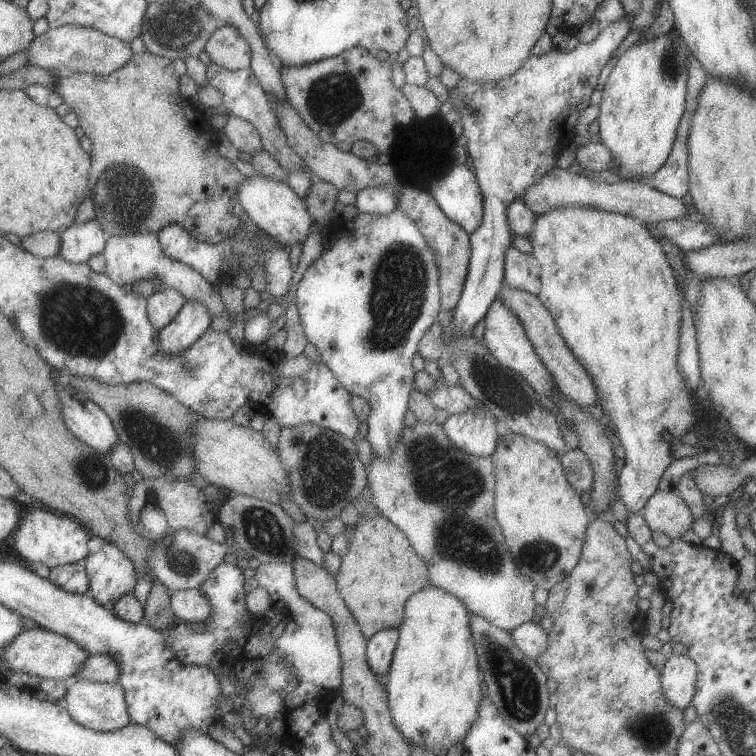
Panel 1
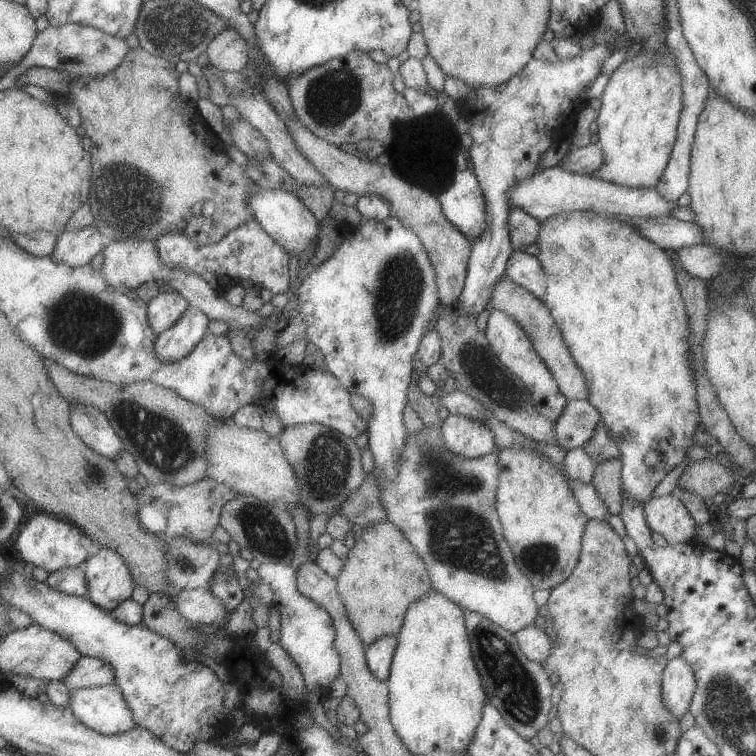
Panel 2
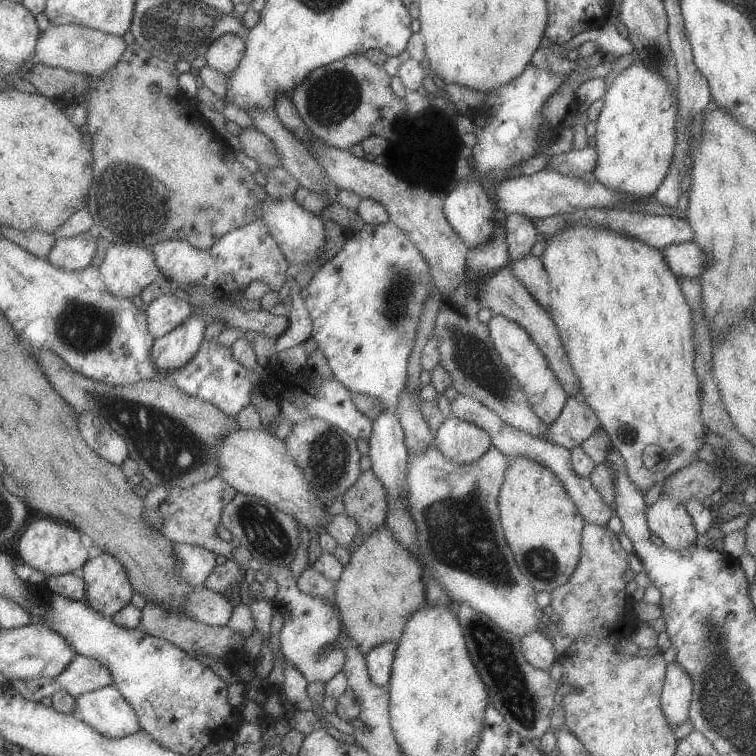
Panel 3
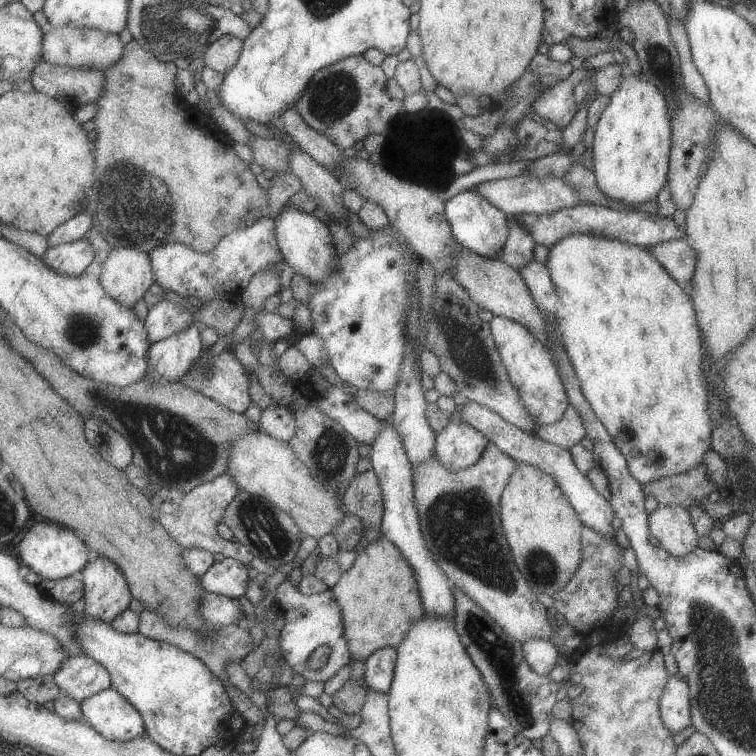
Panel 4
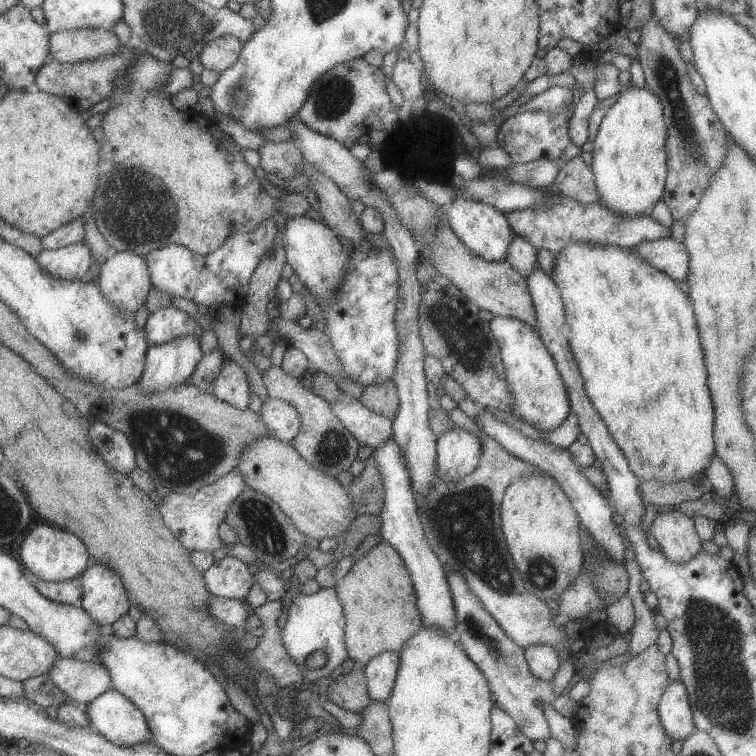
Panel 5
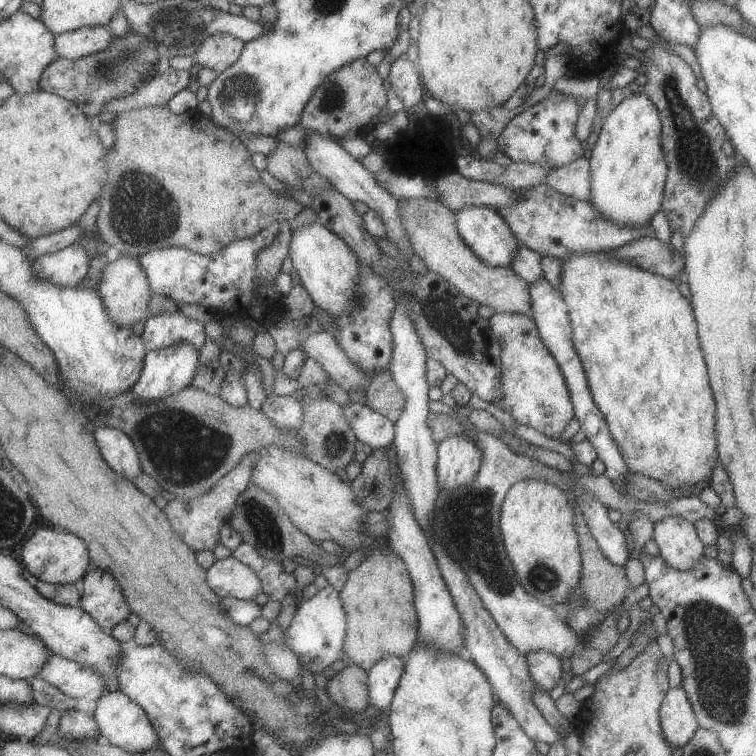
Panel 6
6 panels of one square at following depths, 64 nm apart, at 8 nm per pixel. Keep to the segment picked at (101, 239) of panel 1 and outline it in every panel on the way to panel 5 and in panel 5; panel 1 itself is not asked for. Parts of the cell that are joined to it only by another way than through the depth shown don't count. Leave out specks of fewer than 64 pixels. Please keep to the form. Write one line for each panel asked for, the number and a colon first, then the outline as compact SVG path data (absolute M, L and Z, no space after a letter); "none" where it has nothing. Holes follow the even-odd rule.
2: M85 226L71 232L65 230L57 238L55 250L51 252L51 260L77 268L89 264L97 252L103 252L105 244L107 240L99 234L95 226Z
3: M85 232L75 238L55 240L55 246L47 254L47 262L55 268L67 270L67 272L81 272L89 266L91 258L97 250L97 236L95 232Z
4: M83 236L81 240L61 244L57 248L47 248L47 252L43 252L41 256L41 262L45 262L45 266L53 272L77 278L93 262L93 250Z
5: M81 242L59 250L41 250L35 256L35 262L51 278L71 282L79 280L89 270L89 266L93 264L93 254L91 248L85 242Z

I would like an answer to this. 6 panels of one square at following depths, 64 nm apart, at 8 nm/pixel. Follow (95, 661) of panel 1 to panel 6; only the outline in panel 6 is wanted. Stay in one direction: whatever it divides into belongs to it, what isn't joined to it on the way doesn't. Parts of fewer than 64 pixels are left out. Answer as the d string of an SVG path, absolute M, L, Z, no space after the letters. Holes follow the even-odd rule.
M53 654L45 662L45 666L41 666L35 678L53 684L65 696L75 700L87 700L95 704L105 694L105 682L99 672Z

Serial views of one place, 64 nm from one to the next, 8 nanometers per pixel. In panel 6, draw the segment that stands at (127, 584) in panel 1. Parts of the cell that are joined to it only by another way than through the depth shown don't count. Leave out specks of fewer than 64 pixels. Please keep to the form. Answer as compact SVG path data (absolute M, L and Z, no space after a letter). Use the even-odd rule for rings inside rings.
M89 570L81 578L81 604L101 628L115 628L119 622L125 622L131 614L131 608L121 594L119 584L103 570Z

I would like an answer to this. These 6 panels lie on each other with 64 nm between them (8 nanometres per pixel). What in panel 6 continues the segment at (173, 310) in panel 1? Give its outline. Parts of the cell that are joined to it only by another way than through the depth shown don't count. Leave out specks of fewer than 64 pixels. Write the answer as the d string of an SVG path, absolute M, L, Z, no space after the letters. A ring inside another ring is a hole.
M173 312L163 316L147 316L141 340L147 352L165 350L183 342L191 344L199 352L207 342L207 336L203 332L203 322L195 322L179 312Z

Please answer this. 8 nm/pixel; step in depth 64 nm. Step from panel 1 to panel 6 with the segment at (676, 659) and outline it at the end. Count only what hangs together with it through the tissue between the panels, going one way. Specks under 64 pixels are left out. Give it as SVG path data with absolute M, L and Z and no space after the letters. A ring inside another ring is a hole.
M671 688L659 708L659 722L661 722L661 732L667 744L675 748L687 746L689 740L693 740L695 732L699 730L693 706L687 698L687 692L679 688Z

